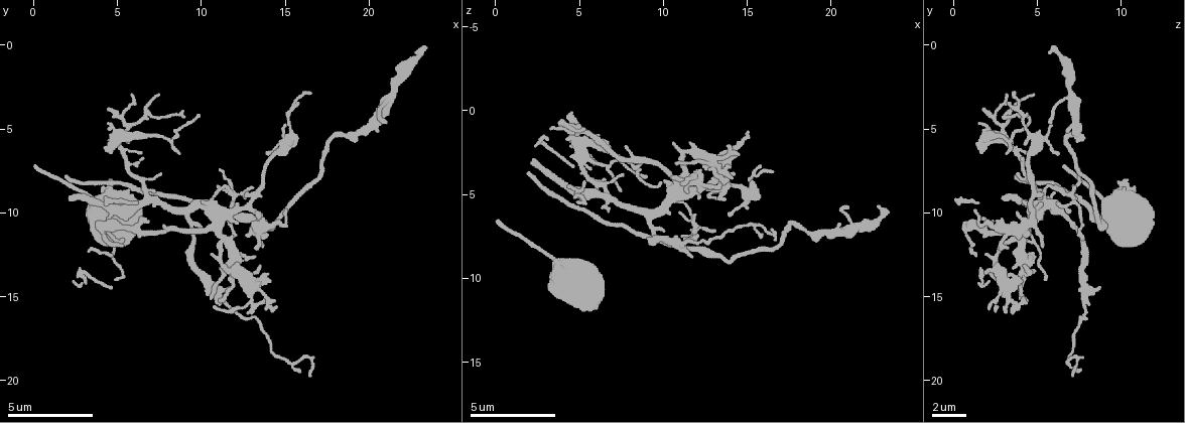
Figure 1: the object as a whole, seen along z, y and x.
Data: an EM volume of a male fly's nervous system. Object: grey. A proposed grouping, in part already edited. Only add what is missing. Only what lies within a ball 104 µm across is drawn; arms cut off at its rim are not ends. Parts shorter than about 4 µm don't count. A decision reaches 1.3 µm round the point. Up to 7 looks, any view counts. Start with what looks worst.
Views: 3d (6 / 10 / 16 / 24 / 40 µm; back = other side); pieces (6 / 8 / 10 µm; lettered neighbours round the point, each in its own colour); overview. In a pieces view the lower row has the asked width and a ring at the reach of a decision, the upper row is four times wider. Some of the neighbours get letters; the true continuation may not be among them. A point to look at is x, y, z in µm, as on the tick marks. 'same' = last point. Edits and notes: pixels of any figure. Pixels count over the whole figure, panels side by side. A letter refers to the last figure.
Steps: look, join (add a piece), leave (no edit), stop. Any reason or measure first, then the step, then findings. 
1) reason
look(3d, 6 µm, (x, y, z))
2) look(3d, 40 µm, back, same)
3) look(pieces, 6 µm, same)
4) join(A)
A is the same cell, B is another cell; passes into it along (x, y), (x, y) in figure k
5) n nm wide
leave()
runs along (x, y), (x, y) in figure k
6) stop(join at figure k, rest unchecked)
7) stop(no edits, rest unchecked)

long arm stops here
look(pieces, 10 µm, (23.2, 0.1, 5.9))

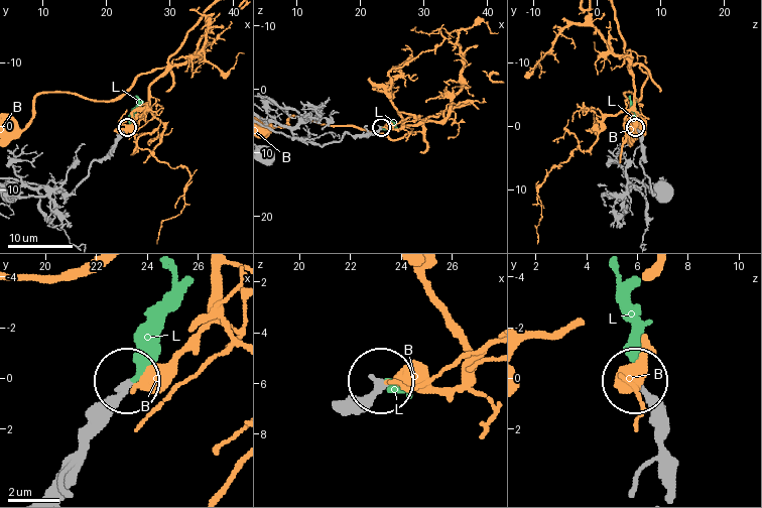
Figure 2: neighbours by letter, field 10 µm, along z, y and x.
240 nm wide
join(L)
L is the same cell, B is another cell; passes into it along (642, 143), (629, 96) in figure 2; the neuron continues

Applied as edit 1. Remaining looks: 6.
look(overview)

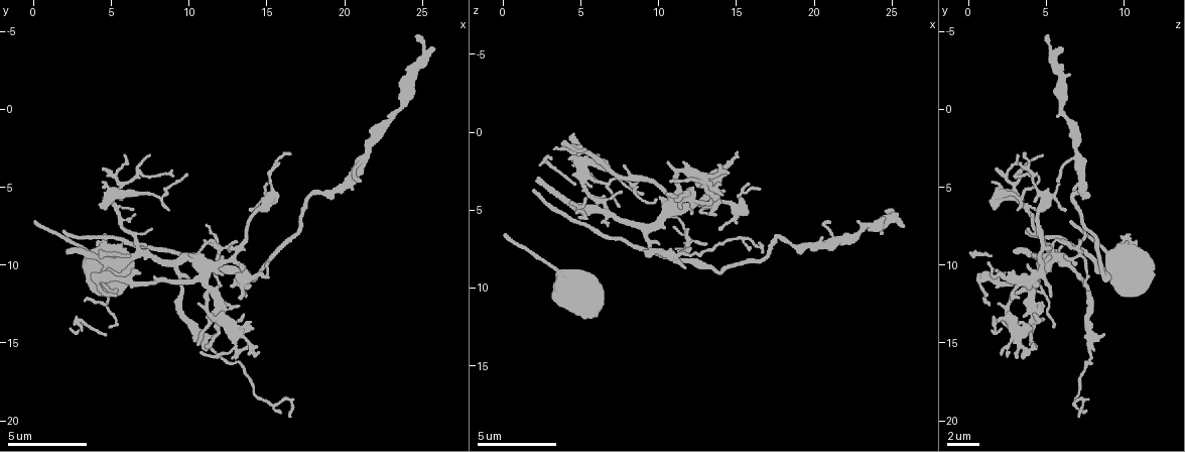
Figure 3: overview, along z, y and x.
free end
look(pieces, 6 µm, (24.8, -4.7, 5.1))

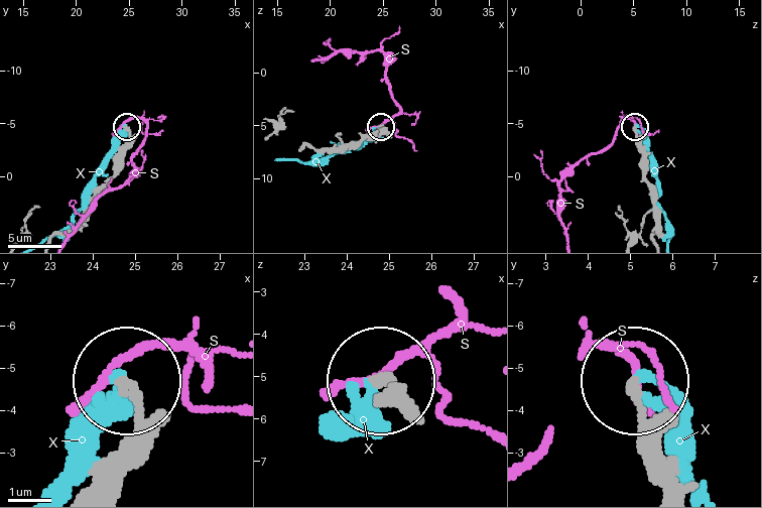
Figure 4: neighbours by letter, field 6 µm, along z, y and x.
leave()
S and X are other cells; none of them fits

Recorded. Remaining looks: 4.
an open end
look(pieces, 6 µm, (13.6, 11.9, 5.2))

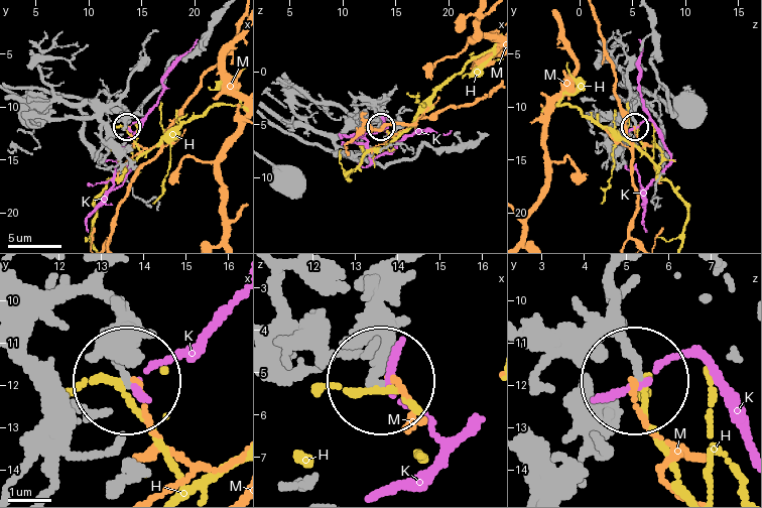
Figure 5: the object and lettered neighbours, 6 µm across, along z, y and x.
leave()
H, K and M are other cells; none of them fits

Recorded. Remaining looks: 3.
stop(join at figure 2, rest unchecked)

